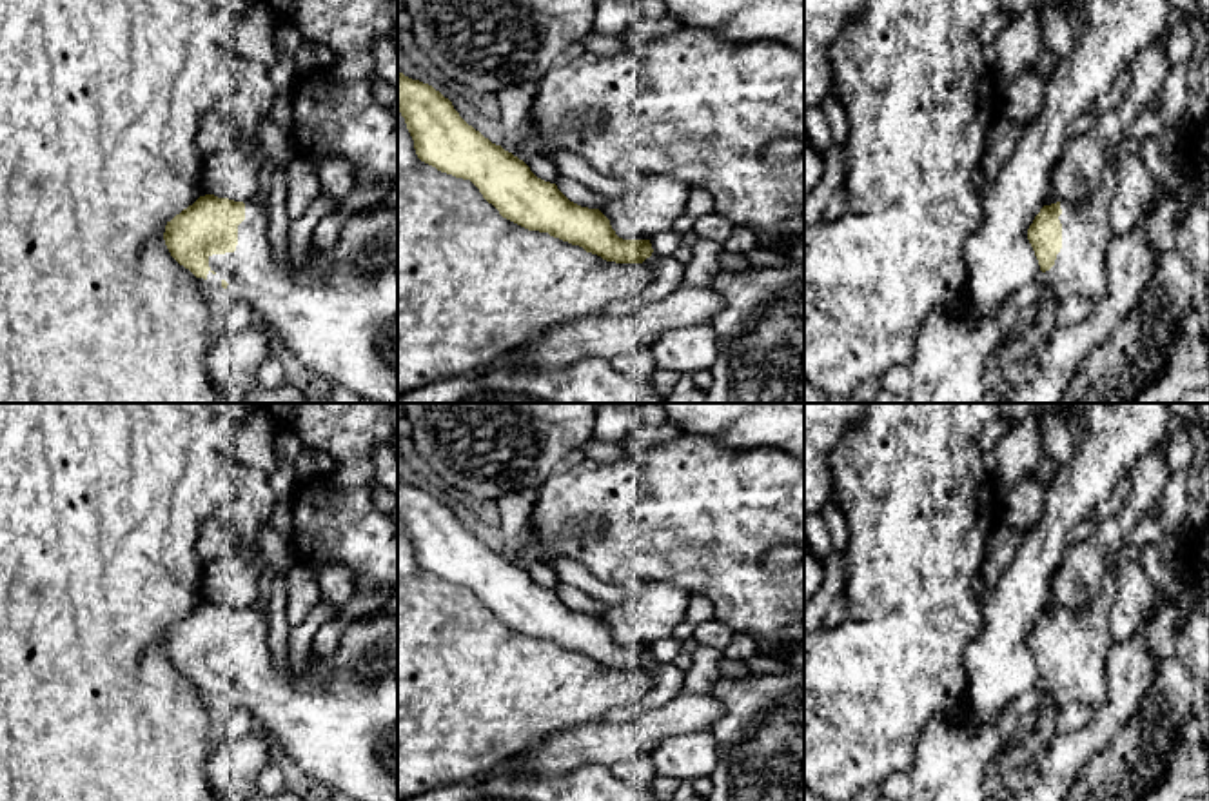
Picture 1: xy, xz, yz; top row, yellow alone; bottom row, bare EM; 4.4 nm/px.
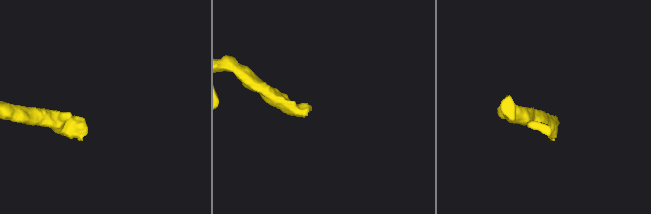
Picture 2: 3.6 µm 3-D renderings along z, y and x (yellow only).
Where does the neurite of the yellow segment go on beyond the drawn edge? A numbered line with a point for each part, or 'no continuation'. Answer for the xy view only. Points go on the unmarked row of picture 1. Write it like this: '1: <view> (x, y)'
1: xy (338, 721)

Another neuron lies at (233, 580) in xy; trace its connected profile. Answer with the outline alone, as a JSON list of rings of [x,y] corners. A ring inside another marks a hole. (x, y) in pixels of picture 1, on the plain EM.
[[[245,550],[216,558],[205,565],[202,594],[205,599],[234,608],[249,608],[260,598],[263,559]]]

